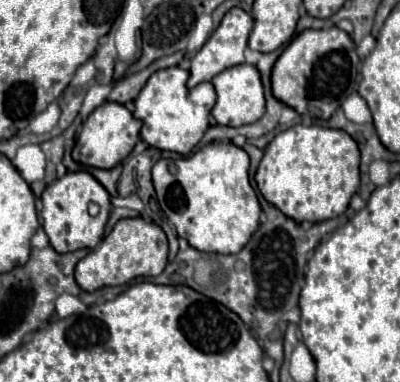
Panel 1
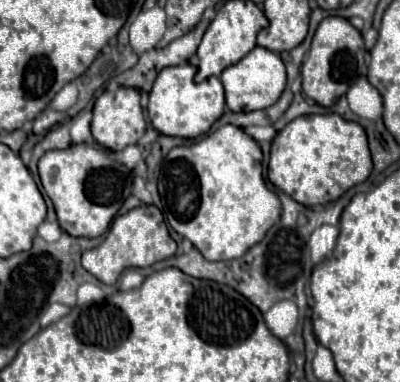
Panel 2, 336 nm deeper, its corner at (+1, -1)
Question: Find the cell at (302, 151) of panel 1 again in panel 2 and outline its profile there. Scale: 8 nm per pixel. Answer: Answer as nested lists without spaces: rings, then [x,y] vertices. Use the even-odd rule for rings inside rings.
[[[338,113],[298,117],[272,141],[268,181],[306,207],[336,201],[350,187],[364,183],[370,171],[372,157],[362,125],[342,119]]]

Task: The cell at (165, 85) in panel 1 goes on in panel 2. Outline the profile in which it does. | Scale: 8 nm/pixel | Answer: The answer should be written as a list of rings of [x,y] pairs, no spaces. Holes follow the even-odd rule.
[[[190,63],[166,67],[158,73],[146,107],[148,117],[158,133],[194,141],[196,137],[210,131],[212,123],[224,113],[224,89],[220,79],[210,77],[202,83],[194,83],[194,75],[196,67]]]

